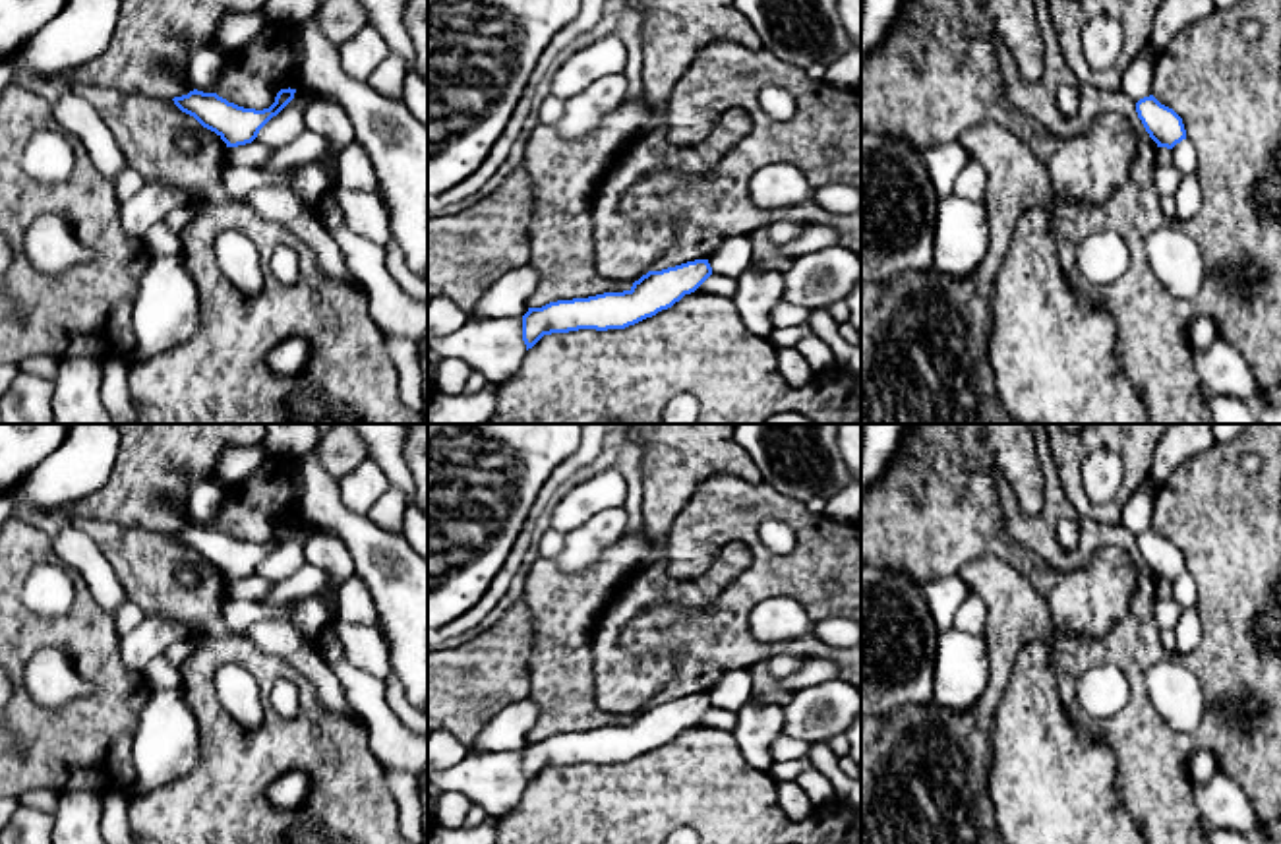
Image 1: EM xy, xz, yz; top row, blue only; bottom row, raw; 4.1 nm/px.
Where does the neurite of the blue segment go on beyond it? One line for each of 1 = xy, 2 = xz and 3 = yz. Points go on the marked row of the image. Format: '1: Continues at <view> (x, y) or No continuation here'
1: No continuation here
2: No continuation here
3: No continuation here

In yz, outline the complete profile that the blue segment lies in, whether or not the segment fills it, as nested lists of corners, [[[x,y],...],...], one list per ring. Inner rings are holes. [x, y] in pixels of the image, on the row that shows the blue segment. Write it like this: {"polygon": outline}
{"polygon": [[[1153,95],[1140,99],[1136,112],[1157,147],[1173,149],[1186,139],[1182,118],[1173,108],[1161,105]]]}

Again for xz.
{"polygon": [[[695,259],[662,271],[648,271],[623,292],[528,308],[522,316],[522,341],[528,350],[551,333],[625,329],[671,308],[685,294],[695,292],[710,275],[708,259]]]}

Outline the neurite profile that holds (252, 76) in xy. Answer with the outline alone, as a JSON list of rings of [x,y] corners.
[[[269,21],[238,52],[228,54],[217,95],[244,108],[263,110],[275,103],[281,89],[296,89],[302,50],[298,46],[298,23]]]

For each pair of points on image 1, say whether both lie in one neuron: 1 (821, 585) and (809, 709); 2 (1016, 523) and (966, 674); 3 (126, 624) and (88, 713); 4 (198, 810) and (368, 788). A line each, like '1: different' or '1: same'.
1: different
2: different
3: different
4: same

